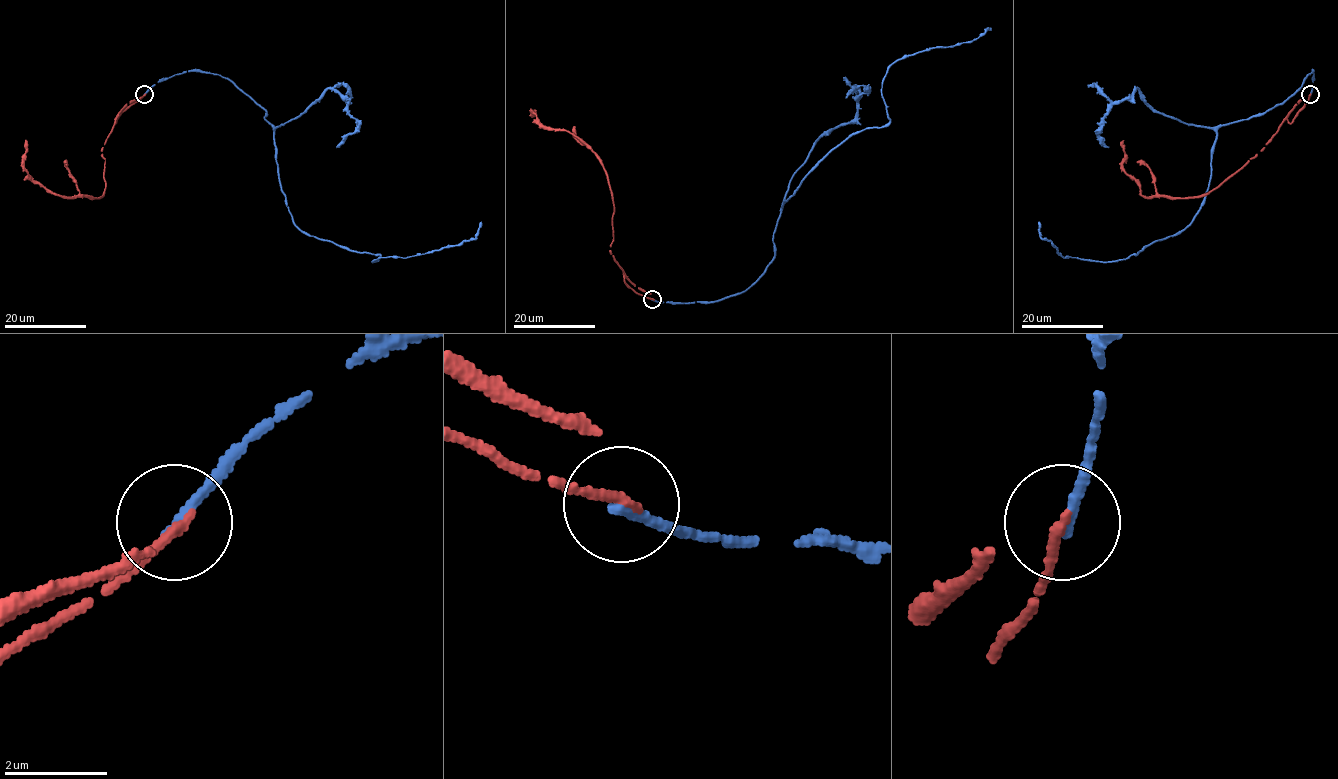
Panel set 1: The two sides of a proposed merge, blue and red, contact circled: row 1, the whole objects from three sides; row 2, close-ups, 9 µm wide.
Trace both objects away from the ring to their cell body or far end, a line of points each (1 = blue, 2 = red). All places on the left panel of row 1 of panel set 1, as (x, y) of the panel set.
1: (144, 94), (191, 71), (230, 79), (266, 112), (292, 221), (380, 255), (372, 262), (460, 244), (481, 222)
2: (144, 95), (115, 119), (102, 150), (105, 186), (100, 197), (61, 196), (36, 183), (24, 167), (25, 140)

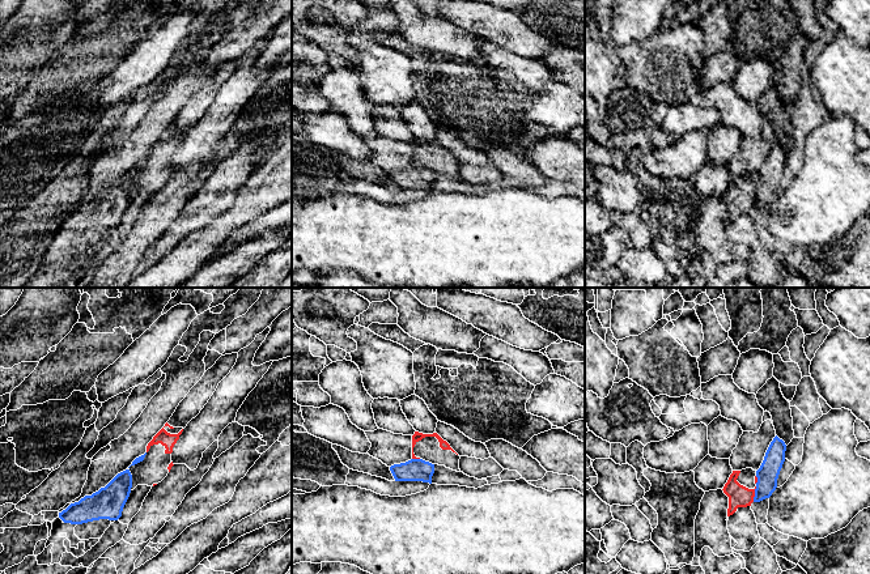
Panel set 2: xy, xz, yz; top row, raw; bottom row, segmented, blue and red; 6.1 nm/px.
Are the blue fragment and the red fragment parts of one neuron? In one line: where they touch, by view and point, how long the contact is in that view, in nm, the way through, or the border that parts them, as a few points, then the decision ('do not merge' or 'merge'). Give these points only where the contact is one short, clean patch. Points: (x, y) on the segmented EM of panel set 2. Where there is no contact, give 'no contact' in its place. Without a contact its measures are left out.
meets blue in yz at (755, 494); contact 100 nm long; do not merge

